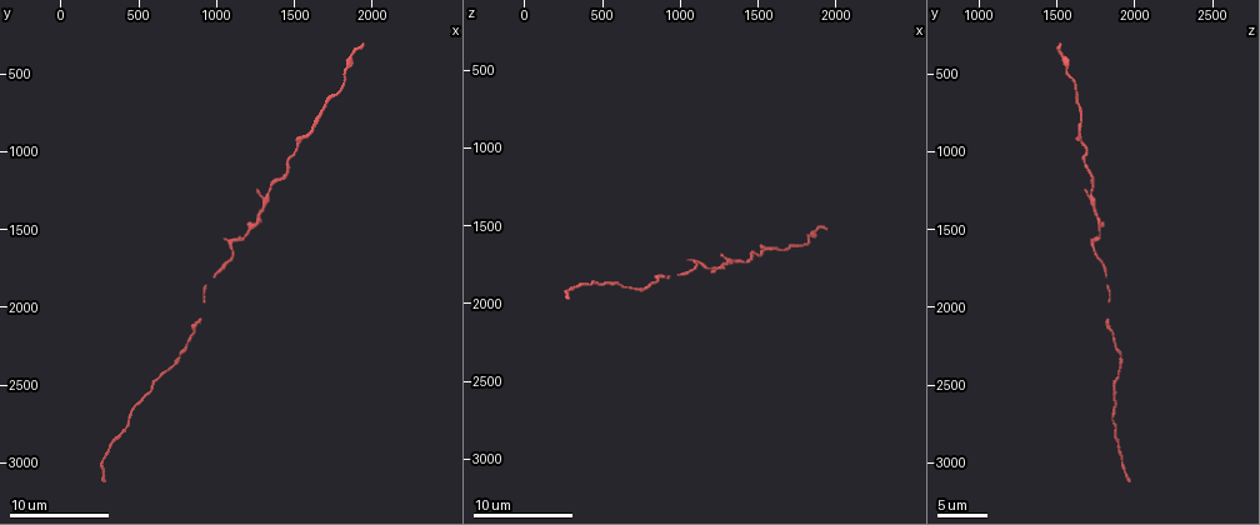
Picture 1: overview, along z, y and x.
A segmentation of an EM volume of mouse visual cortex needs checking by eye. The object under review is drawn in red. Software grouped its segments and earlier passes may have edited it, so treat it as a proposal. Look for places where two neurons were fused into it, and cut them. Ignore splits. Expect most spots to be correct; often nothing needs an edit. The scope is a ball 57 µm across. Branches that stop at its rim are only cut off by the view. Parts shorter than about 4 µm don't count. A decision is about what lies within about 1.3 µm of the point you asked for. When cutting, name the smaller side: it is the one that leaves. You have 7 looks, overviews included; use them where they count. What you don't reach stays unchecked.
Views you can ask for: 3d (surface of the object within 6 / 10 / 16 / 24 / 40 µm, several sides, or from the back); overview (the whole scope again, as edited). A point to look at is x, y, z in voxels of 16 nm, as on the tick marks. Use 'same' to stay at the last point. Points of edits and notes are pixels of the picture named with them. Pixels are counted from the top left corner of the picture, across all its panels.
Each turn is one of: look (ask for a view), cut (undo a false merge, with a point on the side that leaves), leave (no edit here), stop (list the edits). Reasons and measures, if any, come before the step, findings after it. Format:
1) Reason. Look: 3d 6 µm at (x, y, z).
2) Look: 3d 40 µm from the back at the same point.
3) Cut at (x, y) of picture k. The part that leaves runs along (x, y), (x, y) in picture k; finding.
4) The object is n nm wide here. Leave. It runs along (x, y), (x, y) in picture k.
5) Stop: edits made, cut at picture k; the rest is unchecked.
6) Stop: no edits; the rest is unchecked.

Calibre changes. Look: 3d 10 µm at (1540, 980, 1700).

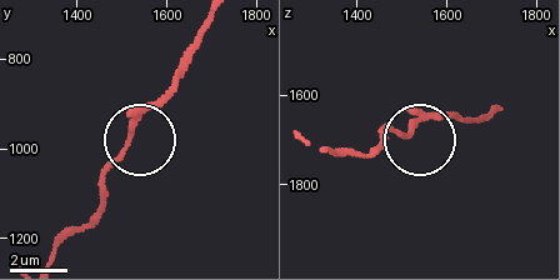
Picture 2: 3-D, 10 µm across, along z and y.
Leave. It runs along (50, 258), (100, 200), (105, 171), (139, 121), (179, 81) in picture 2; all the same neuron.

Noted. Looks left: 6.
A narrow waist. Look: 3d 16 µm at (1300, 1380, 1740).

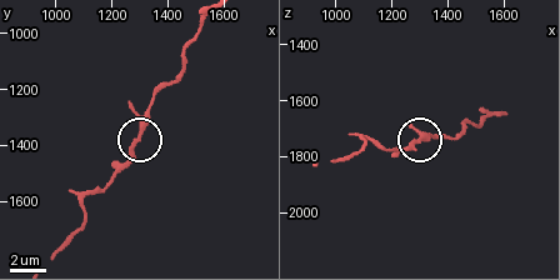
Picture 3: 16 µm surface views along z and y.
Look: 3d 16 µm from the back at (1280, 1400, 1740).

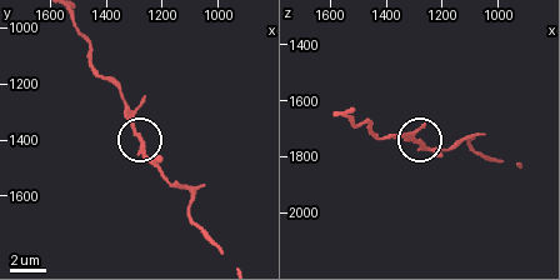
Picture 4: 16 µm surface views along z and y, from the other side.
Leave. All the same neuron.

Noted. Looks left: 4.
A narrow waist. Look: 3d 6 µm at (900, 2080, 1820).

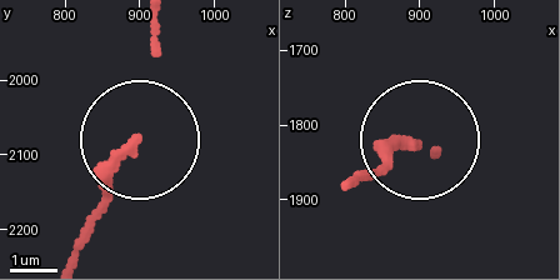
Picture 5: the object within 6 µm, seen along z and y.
Leave. One neuron here.

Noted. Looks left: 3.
Sharp bend. Look: 3d 16 µm at (1080, 1600, 1720).

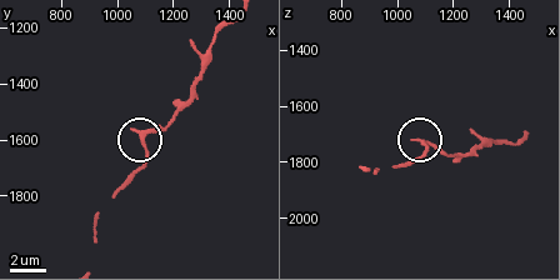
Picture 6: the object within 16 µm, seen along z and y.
Look: 3d 16 µm from the back at (1080, 1590, 1730).

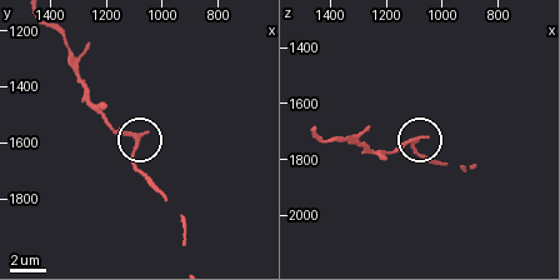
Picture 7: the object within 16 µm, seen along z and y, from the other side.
Leave. It runs along (135, 163), (136, 140), (119, 133), (98, 111) in picture 7; one neuron here.

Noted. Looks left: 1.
Stop: no edits; the rest is unchecked.

